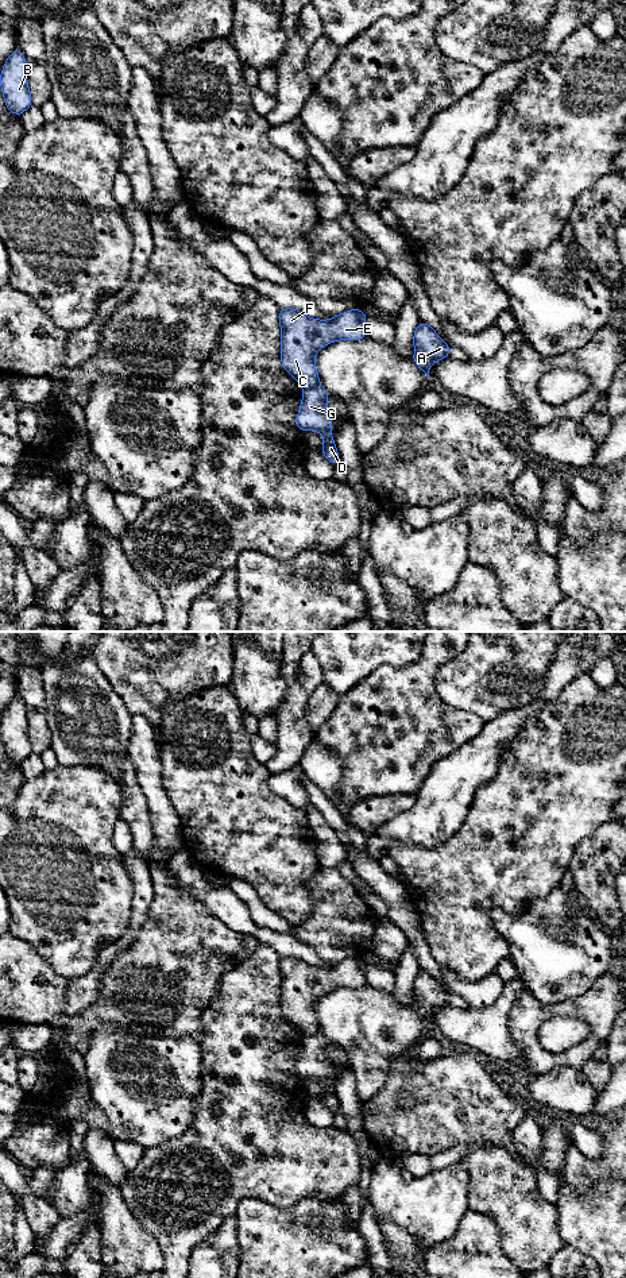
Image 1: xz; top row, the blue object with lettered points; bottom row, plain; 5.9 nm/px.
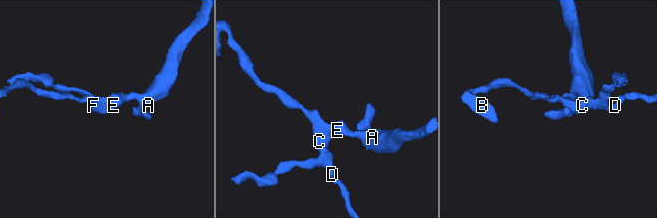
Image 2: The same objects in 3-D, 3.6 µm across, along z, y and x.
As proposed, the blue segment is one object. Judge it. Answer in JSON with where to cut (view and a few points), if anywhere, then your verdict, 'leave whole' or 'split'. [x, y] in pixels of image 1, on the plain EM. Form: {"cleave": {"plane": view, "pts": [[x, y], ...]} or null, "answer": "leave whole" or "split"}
{"cleave": {"plane": "xz", "pts": [[319, 1031], [304, 1038]]}, "answer": "split"}

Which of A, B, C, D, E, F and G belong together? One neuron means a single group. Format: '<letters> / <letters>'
A B C E F / D G

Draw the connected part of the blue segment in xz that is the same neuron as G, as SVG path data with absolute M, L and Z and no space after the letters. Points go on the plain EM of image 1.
M322 1034L304 1038L295 1074L301 1078L316 1078L324 1084L322 1103L336 1113L340 1108L333 1085L331 1084L332 1065L326 1055L329 1040Z

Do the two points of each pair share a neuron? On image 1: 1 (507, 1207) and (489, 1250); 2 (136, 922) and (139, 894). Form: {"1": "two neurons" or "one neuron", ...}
{"1": "two neurons", "2": "one neuron"}

